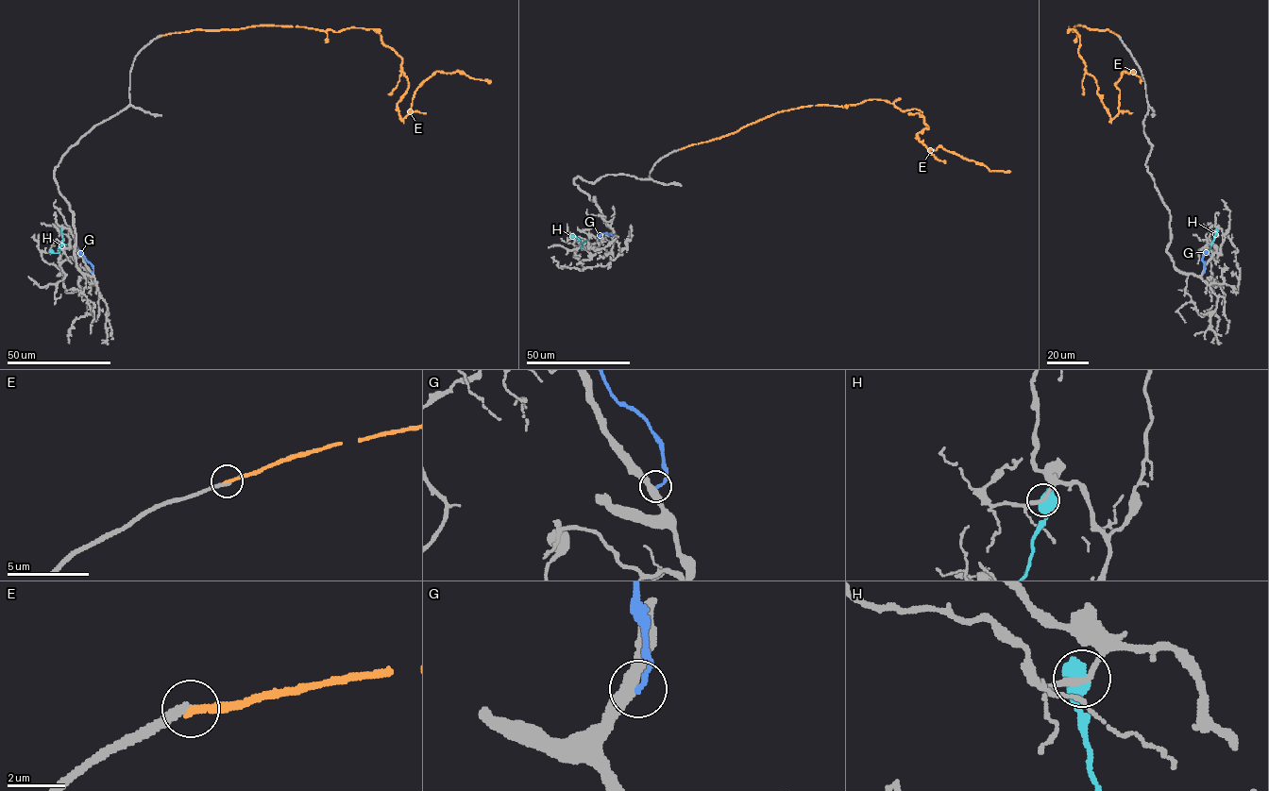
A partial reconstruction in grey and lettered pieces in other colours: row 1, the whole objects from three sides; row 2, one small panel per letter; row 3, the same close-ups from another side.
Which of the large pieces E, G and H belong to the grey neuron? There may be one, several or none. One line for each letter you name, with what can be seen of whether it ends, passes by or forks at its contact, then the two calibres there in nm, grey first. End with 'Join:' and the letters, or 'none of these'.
Join: none of these

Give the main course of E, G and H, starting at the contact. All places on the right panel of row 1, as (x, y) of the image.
E: (1118, 35), (1069, 27), (1079, 35), (1077, 53), (1111, 119), (1119, 111), (1121, 74), (1133, 72), (1141, 81)
G: (1204, 272), (1203, 255), (1209, 255)
H: (1216, 230), (1212, 245), (1205, 251)

